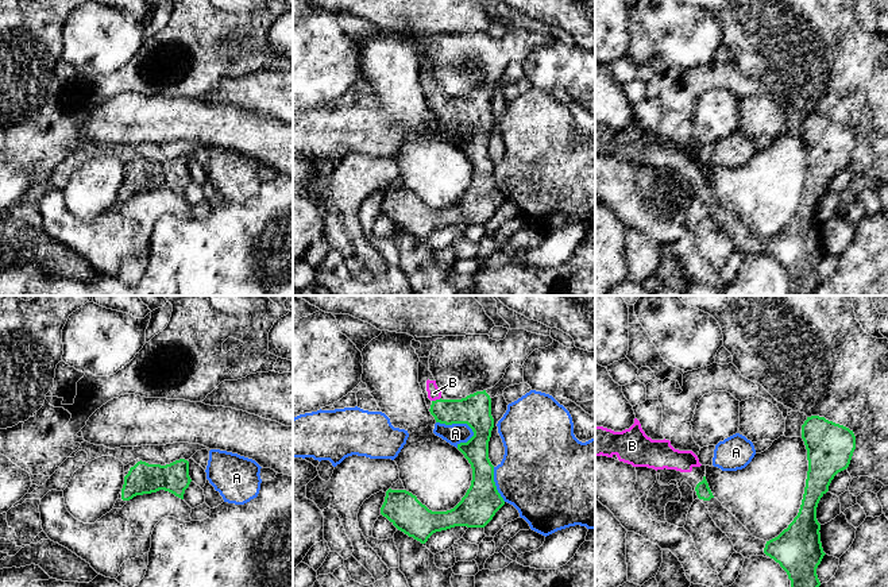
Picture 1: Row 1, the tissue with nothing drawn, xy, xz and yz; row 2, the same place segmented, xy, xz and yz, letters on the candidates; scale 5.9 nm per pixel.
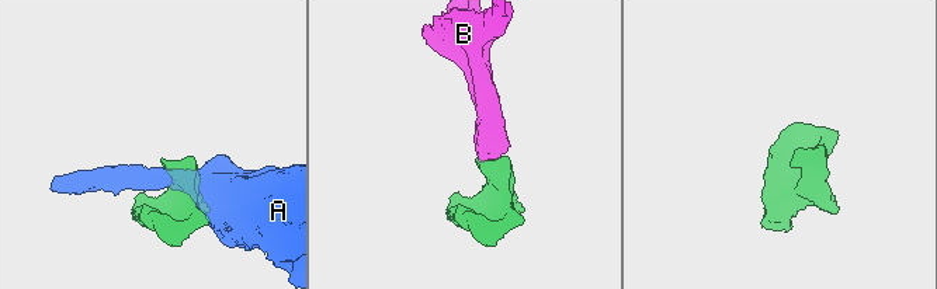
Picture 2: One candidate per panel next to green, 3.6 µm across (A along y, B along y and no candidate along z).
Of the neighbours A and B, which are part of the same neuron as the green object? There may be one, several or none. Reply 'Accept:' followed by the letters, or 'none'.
Accept: B

